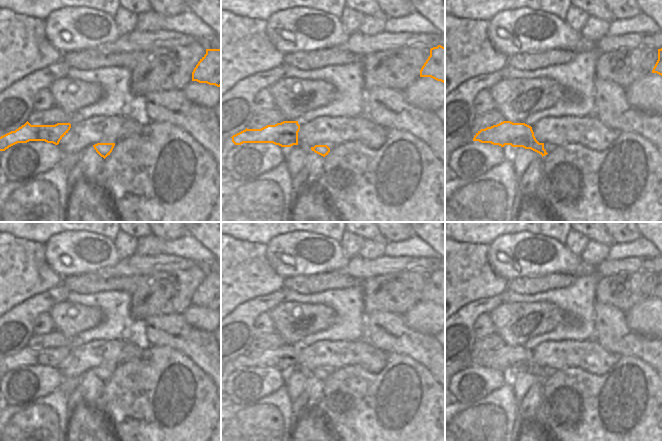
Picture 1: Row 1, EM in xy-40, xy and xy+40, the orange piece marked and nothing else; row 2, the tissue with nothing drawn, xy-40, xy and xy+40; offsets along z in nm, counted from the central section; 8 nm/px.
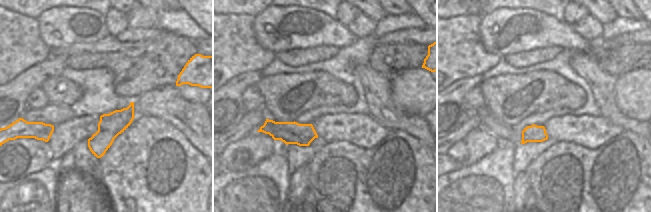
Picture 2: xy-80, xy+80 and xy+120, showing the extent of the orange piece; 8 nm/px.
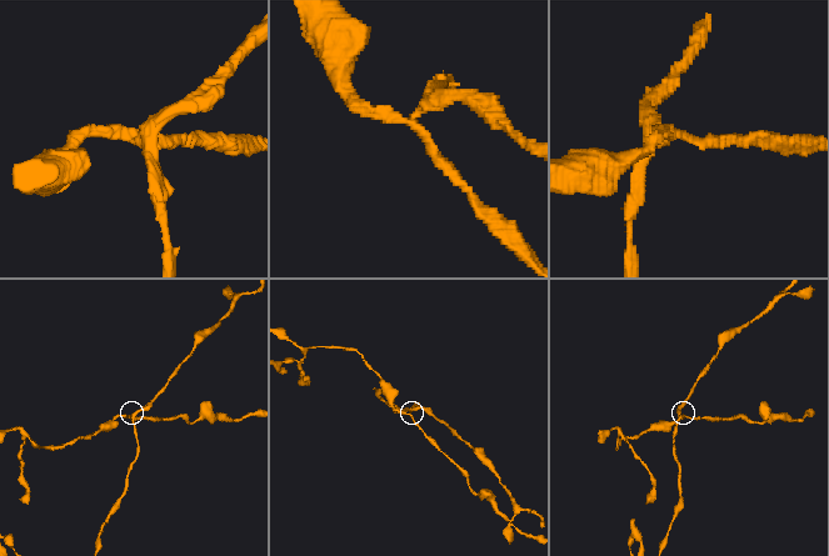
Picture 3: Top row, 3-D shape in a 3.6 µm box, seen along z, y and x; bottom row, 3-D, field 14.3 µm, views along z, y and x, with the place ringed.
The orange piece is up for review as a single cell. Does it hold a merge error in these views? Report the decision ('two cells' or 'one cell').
two cells

